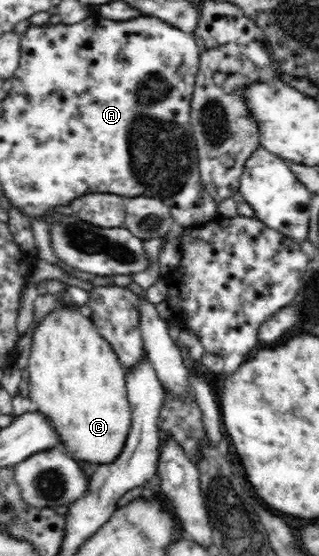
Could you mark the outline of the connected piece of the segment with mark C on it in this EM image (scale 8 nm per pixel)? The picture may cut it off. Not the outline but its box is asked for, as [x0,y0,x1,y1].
[27,310,132,464]

